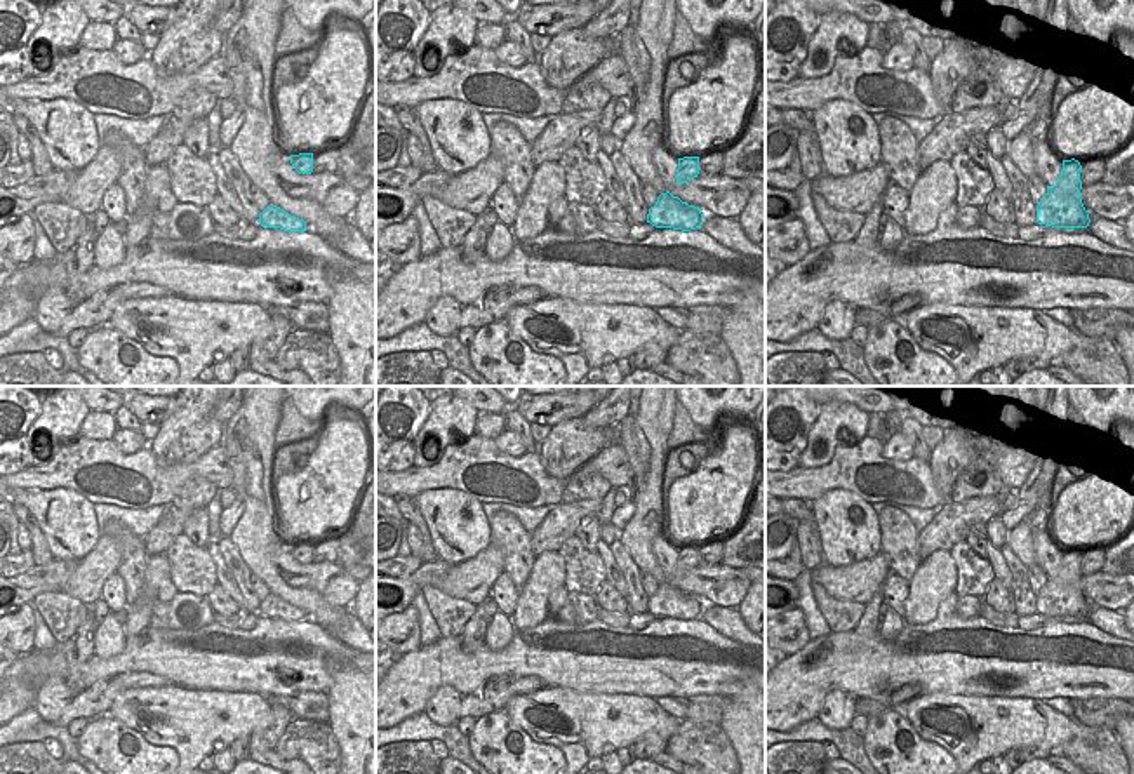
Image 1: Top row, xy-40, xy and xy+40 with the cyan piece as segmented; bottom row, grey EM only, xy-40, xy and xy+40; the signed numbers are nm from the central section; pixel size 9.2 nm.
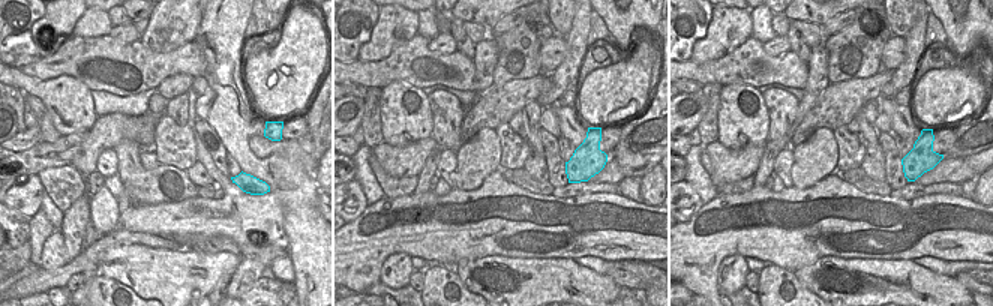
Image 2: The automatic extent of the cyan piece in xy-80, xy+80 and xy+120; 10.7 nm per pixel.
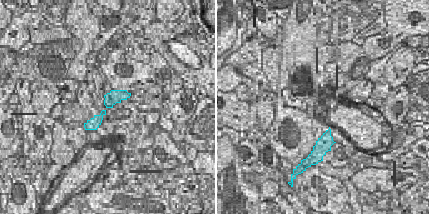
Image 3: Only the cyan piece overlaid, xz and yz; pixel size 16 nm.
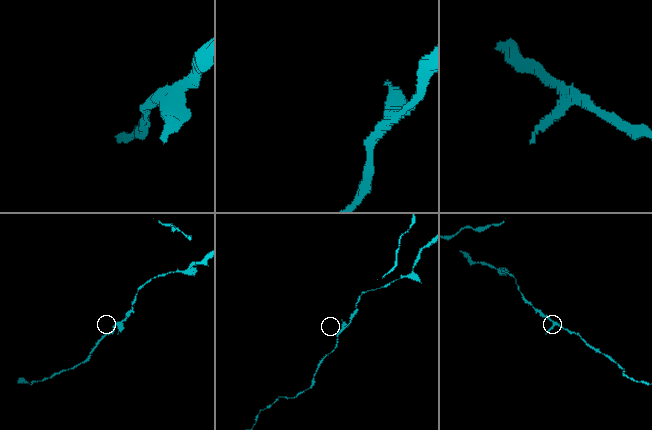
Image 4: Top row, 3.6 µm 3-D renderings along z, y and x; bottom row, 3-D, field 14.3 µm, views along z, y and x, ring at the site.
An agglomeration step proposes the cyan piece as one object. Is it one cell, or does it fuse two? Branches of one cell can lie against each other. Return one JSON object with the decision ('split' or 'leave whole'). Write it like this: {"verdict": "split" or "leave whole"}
{"verdict": "split"}

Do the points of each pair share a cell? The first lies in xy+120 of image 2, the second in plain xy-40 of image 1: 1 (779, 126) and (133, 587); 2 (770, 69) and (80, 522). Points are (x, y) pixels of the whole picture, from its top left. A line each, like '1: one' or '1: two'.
1: one
2: two

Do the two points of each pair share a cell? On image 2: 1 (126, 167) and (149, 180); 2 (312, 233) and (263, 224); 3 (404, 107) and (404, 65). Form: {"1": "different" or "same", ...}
{"1": "same", "2": "different", "3": "different"}

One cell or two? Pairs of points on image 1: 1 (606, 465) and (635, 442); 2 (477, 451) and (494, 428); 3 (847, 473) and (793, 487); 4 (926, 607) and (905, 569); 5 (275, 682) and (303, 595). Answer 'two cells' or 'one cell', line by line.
1: two cells
2: two cells
3: one cell
4: two cells
5: two cells

